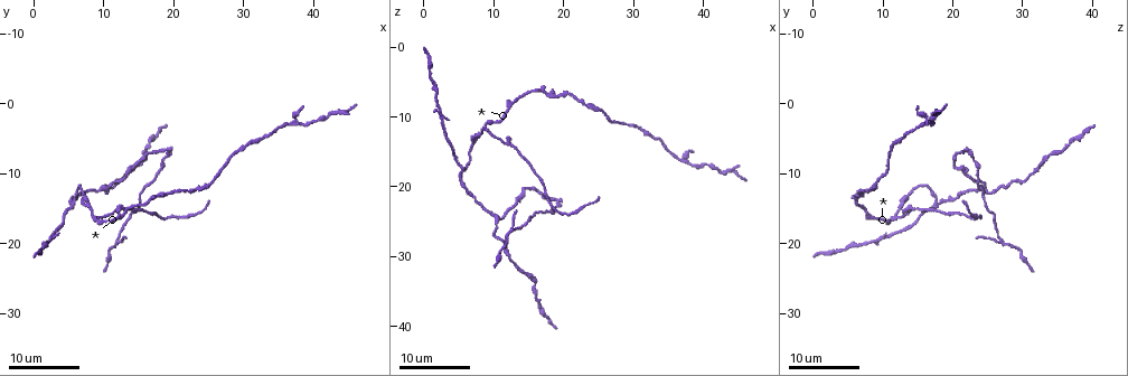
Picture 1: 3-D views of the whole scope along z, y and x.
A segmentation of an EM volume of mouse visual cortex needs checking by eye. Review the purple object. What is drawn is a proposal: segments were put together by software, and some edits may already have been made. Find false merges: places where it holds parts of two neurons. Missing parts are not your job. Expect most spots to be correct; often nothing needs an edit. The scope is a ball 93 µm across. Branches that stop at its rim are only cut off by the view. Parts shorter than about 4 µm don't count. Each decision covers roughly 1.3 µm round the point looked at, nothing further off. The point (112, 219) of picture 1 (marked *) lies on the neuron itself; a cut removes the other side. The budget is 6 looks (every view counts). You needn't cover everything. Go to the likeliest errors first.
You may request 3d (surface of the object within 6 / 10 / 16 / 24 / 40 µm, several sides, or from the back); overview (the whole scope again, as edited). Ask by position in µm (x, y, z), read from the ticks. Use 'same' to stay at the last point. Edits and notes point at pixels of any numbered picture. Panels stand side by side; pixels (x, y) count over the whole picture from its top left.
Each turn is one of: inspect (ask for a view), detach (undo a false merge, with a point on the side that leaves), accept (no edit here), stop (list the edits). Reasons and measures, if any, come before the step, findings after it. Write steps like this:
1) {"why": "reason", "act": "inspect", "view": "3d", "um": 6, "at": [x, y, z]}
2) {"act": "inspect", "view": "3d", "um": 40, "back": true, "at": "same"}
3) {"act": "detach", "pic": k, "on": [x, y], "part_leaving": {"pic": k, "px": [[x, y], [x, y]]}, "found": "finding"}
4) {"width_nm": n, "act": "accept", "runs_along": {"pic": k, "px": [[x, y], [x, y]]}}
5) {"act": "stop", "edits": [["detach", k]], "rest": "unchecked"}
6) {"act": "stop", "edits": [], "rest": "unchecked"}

{"why": "arms part here", "act": "inspect", "view": "3d", "um": 24, "at": [11.0, 12.0, 24.5]}

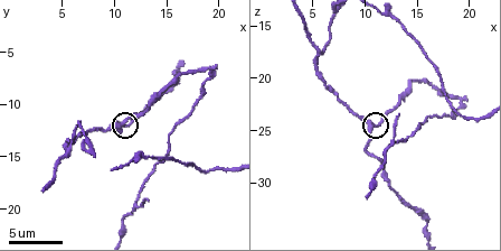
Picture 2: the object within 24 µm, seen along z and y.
{"act": "inspect", "view": "3d", "um": 6, "at": [10.4, 12.0, 24.6]}

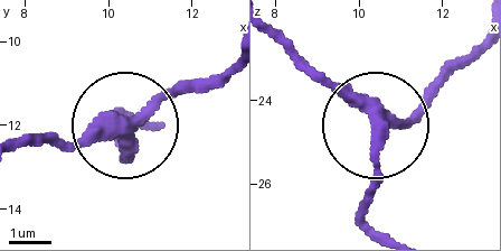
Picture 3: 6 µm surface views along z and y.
{"act": "accept", "runs_along": {"pic": 3, "px": [[272, 33], [376, 126], [369, 212]]}, "found": "all the same neuron"}

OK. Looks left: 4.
{"why": "small branch off a trunk", "act": "inspect", "view": "3d", "um": 24, "at": [9.0, 16.5, 12.0]}

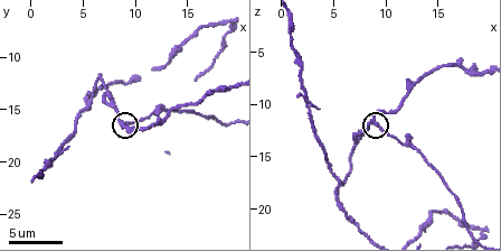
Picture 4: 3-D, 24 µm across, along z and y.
{"act": "inspect", "view": "3d", "um": 6, "at": [9.0, 16.4, 12.0]}

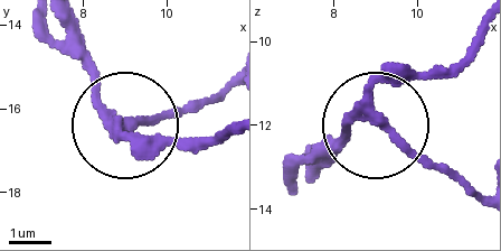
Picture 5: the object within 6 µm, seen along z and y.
{"why": "other side", "act": "inspect", "view": "3d", "um": 6, "back": true, "at": [9.00, 16.35, 11.85]}

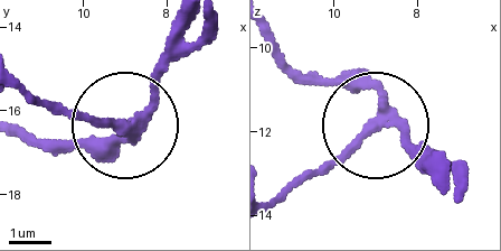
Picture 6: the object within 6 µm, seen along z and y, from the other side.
{"side_arm_um": 26, "arms": 3, "act": "accept", "found": "all the same neuron"}

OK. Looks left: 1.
{"act": "stop", "edits": [], "rest": "unchecked"}

